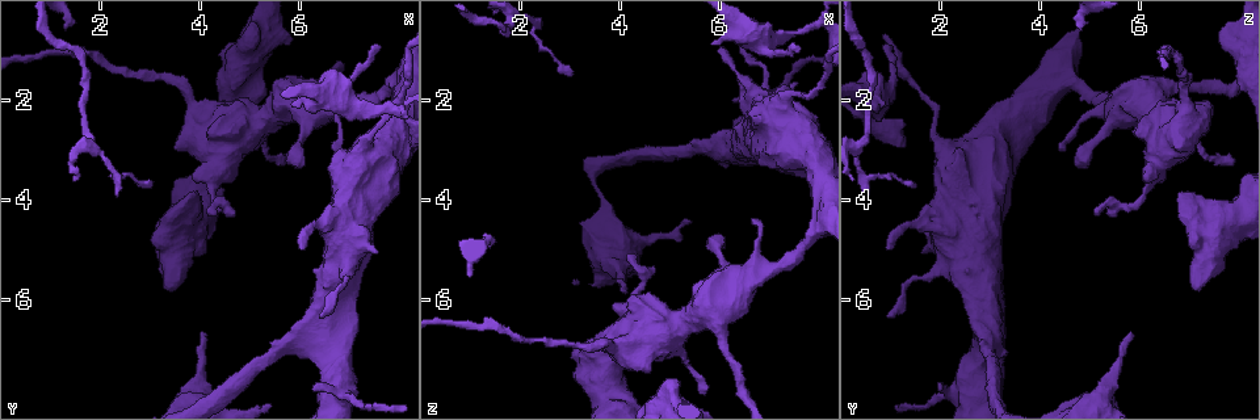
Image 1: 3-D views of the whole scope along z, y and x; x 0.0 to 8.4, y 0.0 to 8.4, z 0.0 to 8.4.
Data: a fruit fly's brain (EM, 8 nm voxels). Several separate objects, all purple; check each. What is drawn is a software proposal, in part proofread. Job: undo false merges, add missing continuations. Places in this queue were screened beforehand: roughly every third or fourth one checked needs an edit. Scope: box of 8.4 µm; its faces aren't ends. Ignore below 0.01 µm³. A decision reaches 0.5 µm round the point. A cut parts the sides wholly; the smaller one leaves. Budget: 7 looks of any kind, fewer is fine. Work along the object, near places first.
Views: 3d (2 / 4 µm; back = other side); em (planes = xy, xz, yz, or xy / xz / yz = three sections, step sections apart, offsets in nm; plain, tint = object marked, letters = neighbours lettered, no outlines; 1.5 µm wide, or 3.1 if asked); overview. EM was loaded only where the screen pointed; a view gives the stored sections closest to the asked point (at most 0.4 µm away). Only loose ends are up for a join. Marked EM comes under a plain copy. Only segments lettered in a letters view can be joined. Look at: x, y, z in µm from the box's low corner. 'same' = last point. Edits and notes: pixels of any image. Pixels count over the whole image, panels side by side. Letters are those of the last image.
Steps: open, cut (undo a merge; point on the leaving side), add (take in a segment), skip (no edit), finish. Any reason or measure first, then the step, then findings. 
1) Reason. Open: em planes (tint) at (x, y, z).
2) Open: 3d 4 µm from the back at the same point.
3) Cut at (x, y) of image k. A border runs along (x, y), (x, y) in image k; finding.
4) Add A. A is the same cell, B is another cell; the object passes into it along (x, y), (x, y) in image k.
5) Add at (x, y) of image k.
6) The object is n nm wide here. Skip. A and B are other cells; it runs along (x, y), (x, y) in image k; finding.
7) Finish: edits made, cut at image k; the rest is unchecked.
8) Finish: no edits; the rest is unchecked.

Branch stops here. Open: em planes (letters) at (6.40, 6.25, 1.00).

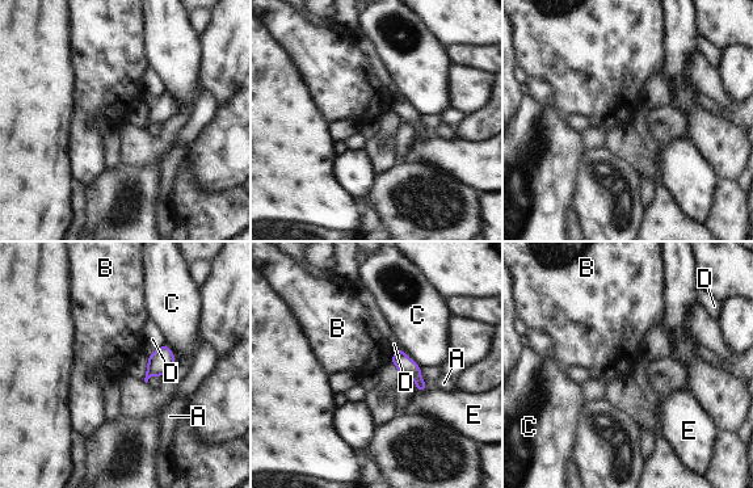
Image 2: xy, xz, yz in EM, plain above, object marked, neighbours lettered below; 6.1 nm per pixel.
Skip. A, B, C, D and E are other cells; a border runs along (395, 348), (390, 362) in image 2; no lettered segment goes on from it.

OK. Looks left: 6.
Sudden change in width. Open: em xz step 4 (tint) at (7.35, 2.95, 2.15).

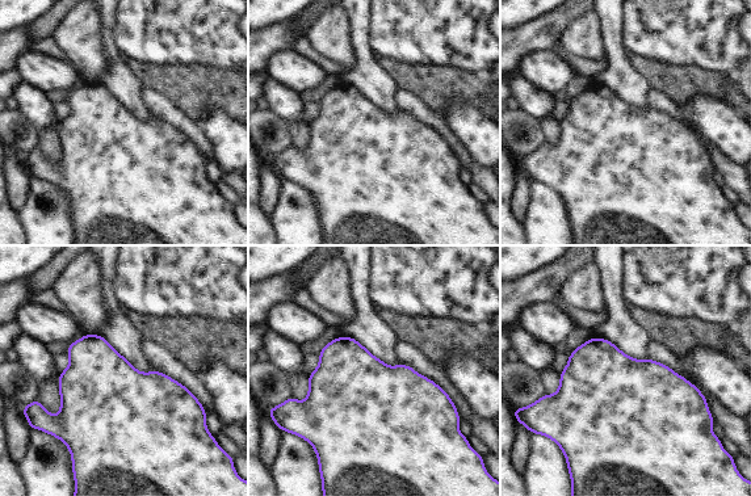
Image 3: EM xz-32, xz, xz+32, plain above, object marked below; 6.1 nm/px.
Cut it another way. Open: em planes (tint) at the same point.

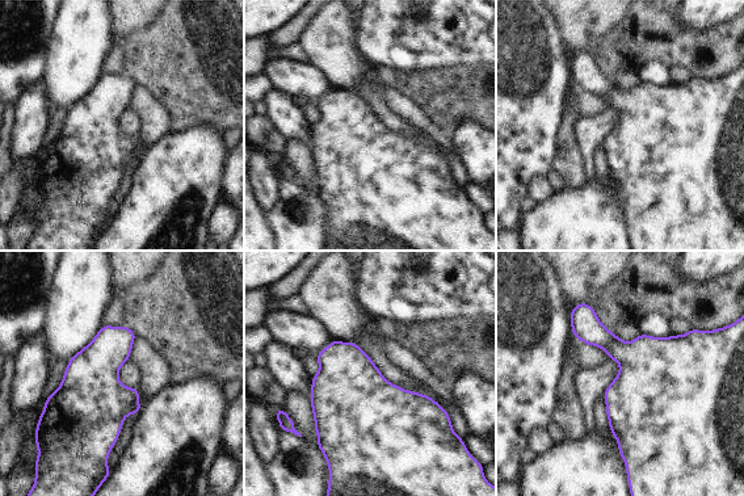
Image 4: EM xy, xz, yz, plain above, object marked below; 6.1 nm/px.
What lies round it. Open: em planes (letters) at the same point.

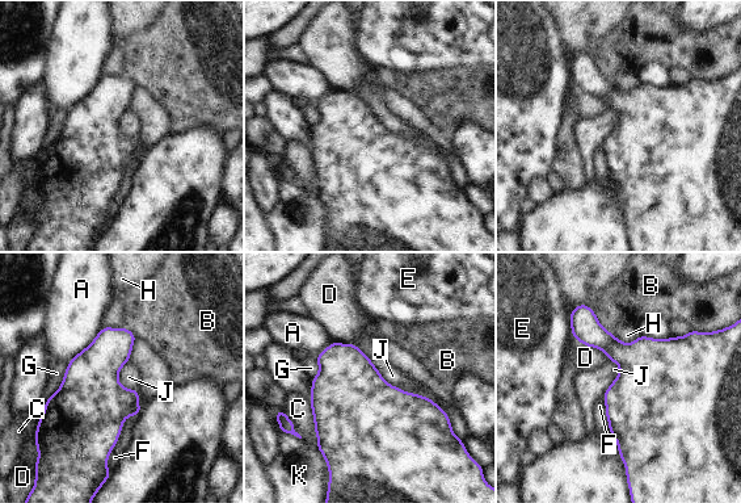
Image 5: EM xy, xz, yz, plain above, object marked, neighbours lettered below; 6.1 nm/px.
Skip. A, B, C, D, E, F, G, H, J and K are other cells; a border runs along (354, 344), (451, 424) in image 5; one cell here.

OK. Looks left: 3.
An open end. Open: 3d 4 µm at (6.25, 7.80, 2.00).

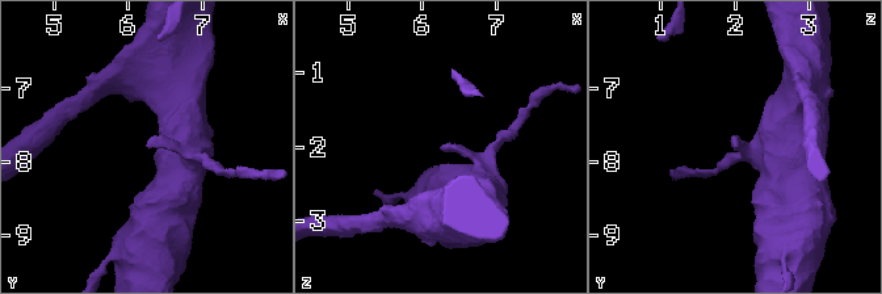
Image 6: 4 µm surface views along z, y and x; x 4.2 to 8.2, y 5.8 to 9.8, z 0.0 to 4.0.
Open: em yz step 8 (tint) at (6.25, 7.80, 2.00).

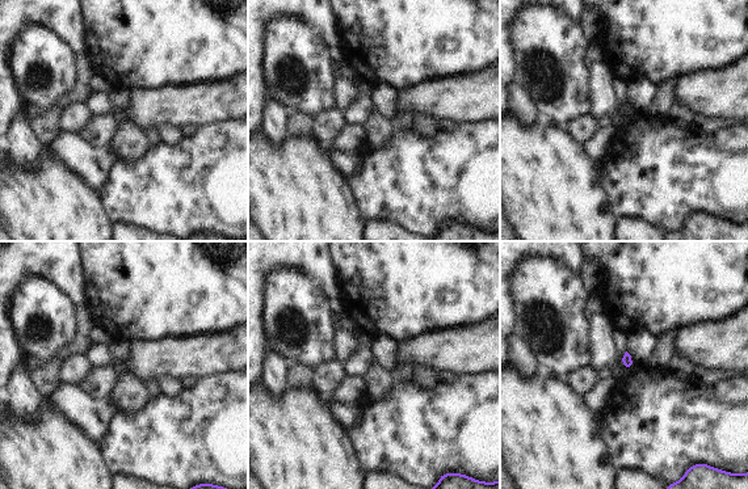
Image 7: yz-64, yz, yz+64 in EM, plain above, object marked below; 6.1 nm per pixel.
Open: em planes (letters) at the same point.

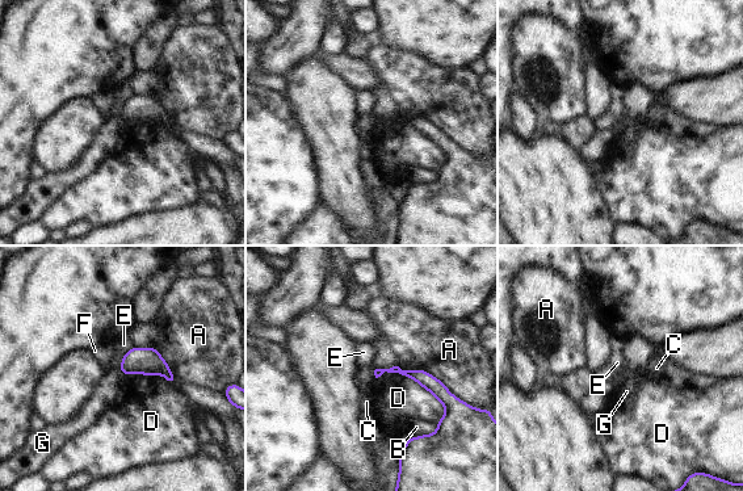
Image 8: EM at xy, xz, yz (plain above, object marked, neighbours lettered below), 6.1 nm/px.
Skip. A, B, C, D, E, F and G are other cells; a border runs along (373, 370), (376, 377) in image 8; none of them fits.

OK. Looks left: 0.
Finish: no edits; the rest is unchecked.

